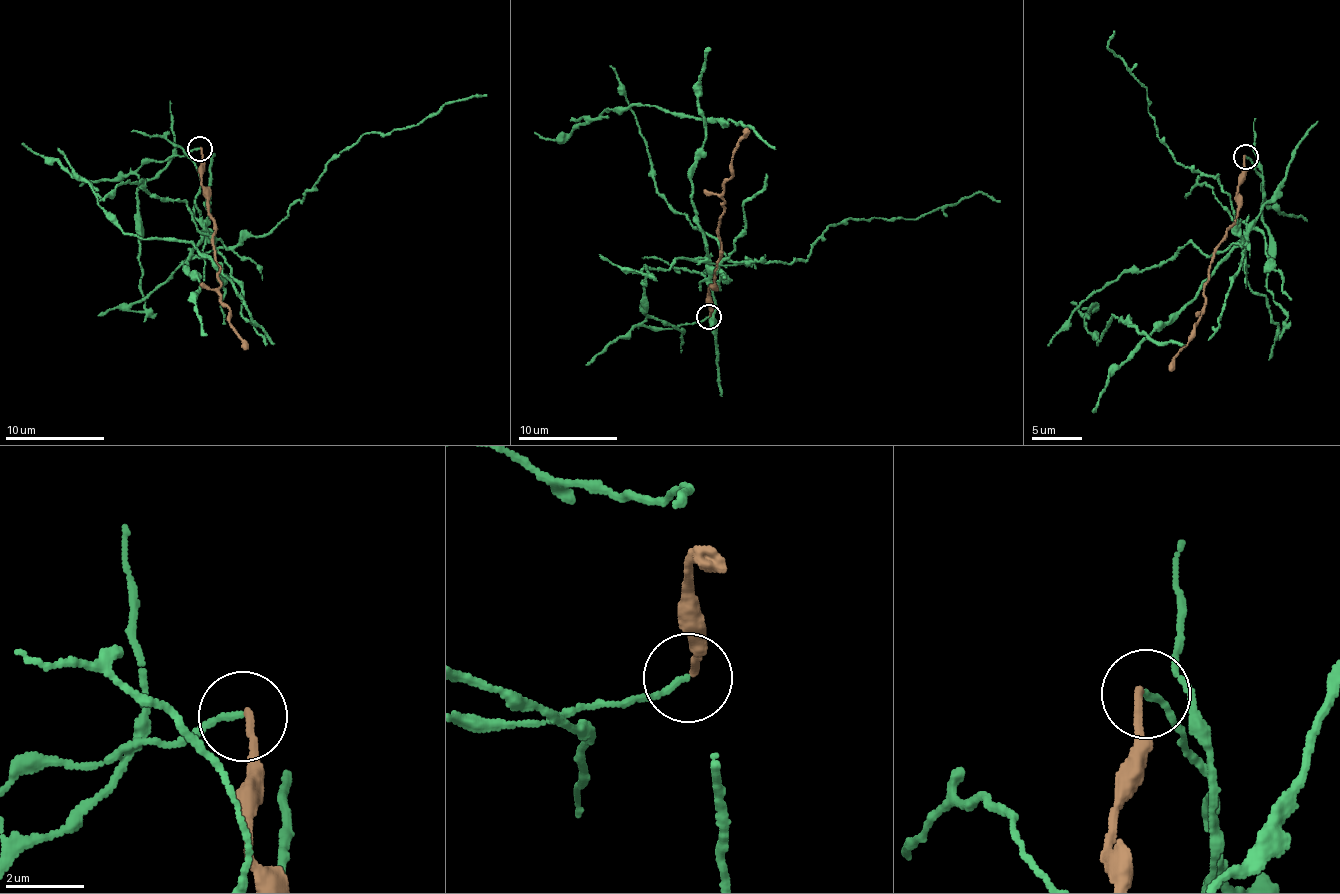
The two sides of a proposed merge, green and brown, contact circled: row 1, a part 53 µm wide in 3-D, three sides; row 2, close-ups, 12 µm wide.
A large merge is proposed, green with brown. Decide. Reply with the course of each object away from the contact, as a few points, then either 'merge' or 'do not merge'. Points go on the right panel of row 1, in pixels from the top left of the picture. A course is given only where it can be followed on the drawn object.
green via (1245, 156), (1283, 331), (1232, 244), (1213, 257), (1186, 243), (1071, 315), (1098, 343), (1111, 315), (1185, 345) | brown via (1245, 155), (1245, 180), (1238, 186), (1235, 225), (1227, 230), (1210, 264), (1194, 337), (1174, 357), (1171, 368) | do not merge

